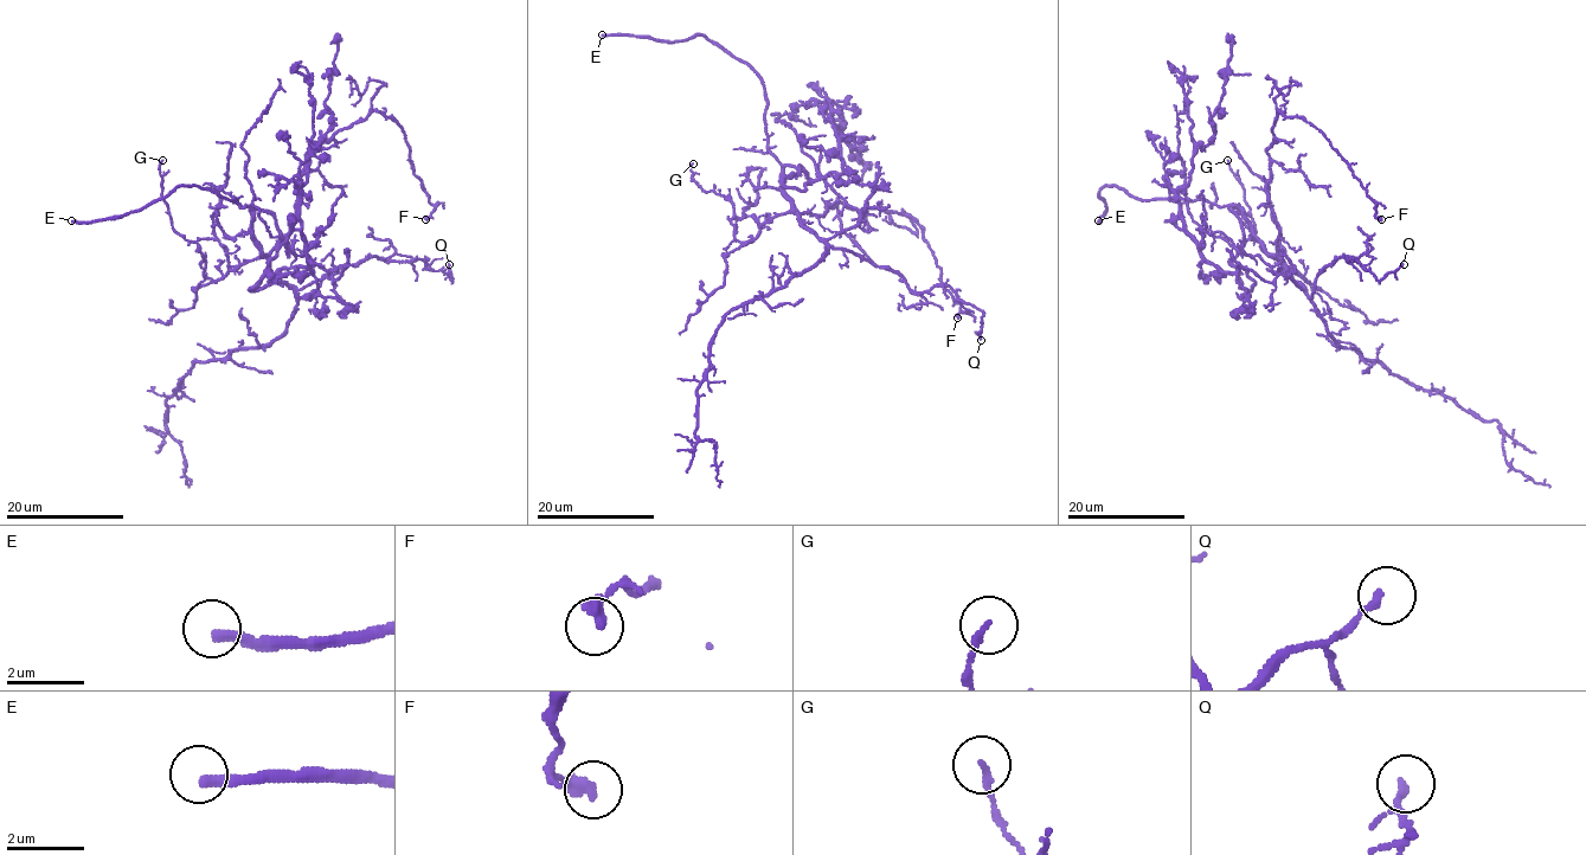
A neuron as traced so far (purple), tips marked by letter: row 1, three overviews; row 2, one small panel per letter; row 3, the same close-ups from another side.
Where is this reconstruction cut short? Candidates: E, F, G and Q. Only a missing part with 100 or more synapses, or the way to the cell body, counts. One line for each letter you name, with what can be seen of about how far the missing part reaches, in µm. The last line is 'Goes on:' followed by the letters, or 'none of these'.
E: missing 15 µm
Goes on: E

